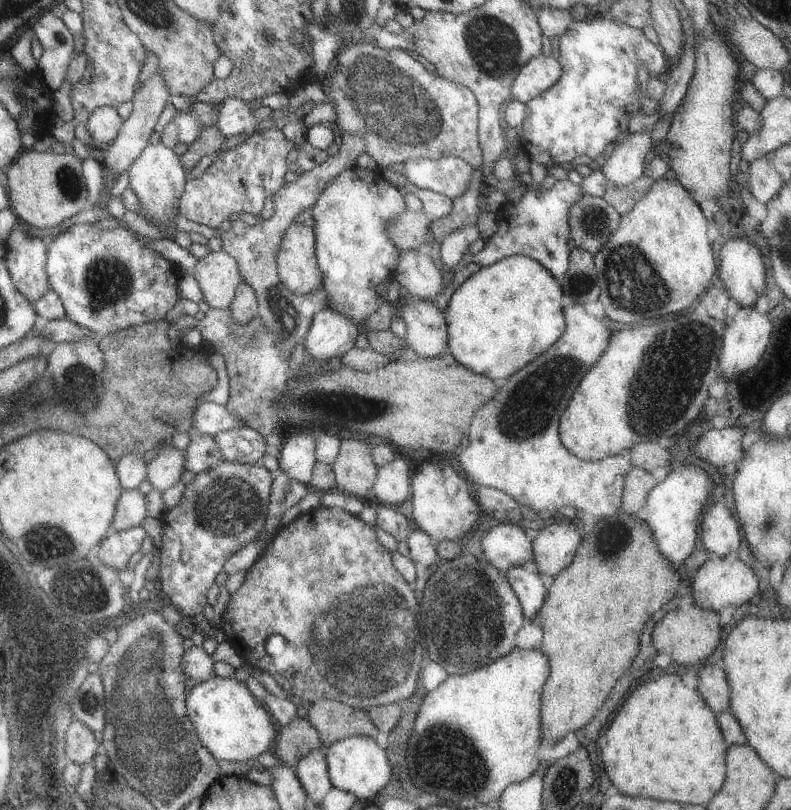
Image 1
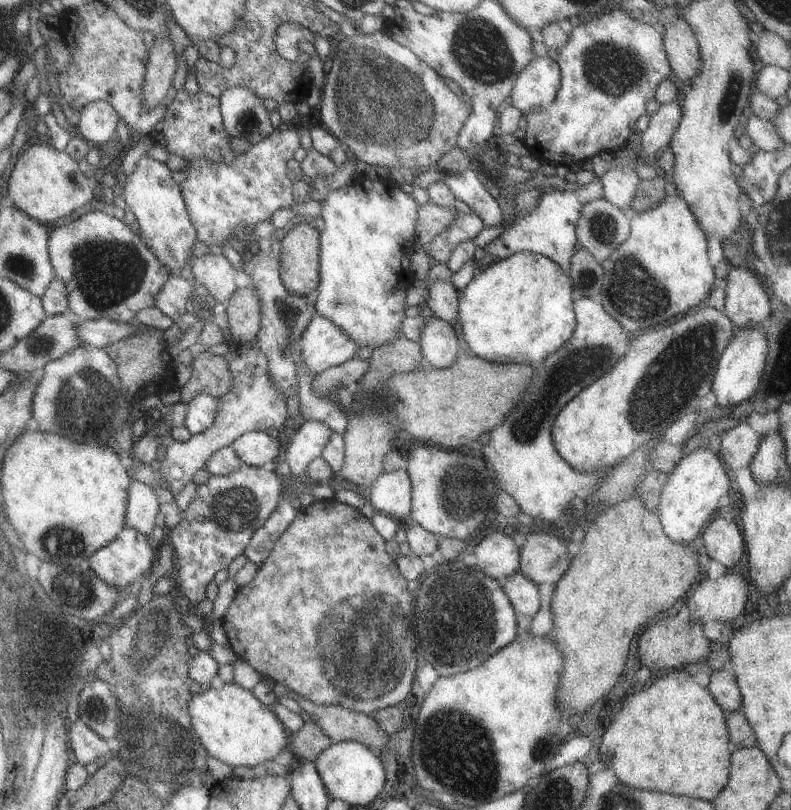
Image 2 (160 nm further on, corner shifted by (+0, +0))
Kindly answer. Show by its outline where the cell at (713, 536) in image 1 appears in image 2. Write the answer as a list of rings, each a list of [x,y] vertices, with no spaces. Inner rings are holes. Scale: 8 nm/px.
[[[715,518],[706,523],[703,534],[703,546],[709,558],[731,569],[743,554],[743,537],[736,518]]]

